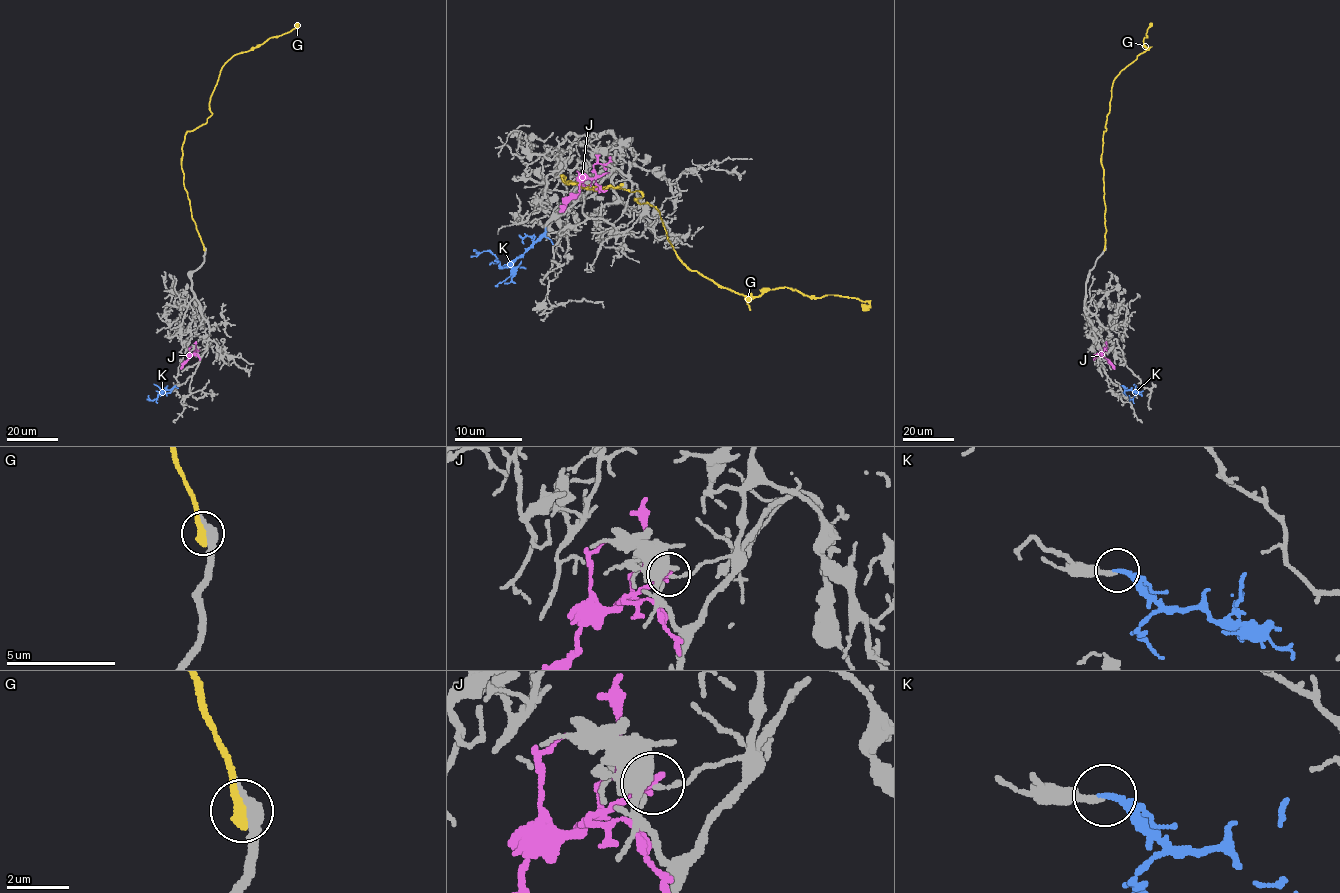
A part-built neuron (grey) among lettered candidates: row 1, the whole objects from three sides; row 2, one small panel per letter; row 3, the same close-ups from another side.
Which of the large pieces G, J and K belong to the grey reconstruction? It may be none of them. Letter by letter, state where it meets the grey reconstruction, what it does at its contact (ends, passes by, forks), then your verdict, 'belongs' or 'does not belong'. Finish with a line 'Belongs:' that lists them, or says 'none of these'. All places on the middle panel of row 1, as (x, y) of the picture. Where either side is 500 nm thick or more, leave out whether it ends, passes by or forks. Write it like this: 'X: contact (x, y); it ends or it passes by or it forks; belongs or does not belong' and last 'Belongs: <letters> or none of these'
G: contact (622, 185); does not belong
J: contact (607, 172); it ends; does not belong
K: contact (545, 229); it ends; belongs
Belongs: K

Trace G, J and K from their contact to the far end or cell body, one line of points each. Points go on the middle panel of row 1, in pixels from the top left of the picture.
G: (622, 185), (561, 177), (639, 191), (691, 270), (733, 290), (785, 287), (868, 308)
J: (607, 172), (586, 177), (580, 184), (580, 192), (559, 212)
K: (546, 229), (507, 266), (500, 265), (495, 256), (475, 249)

